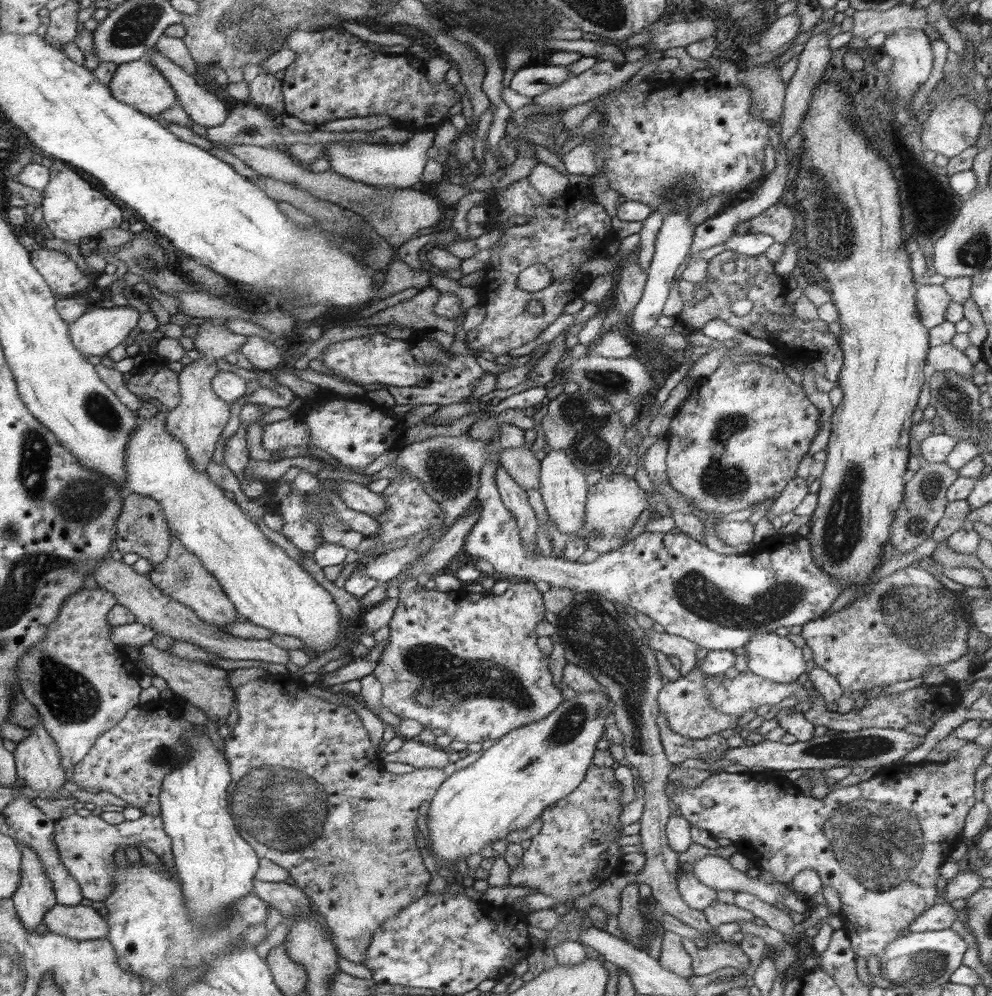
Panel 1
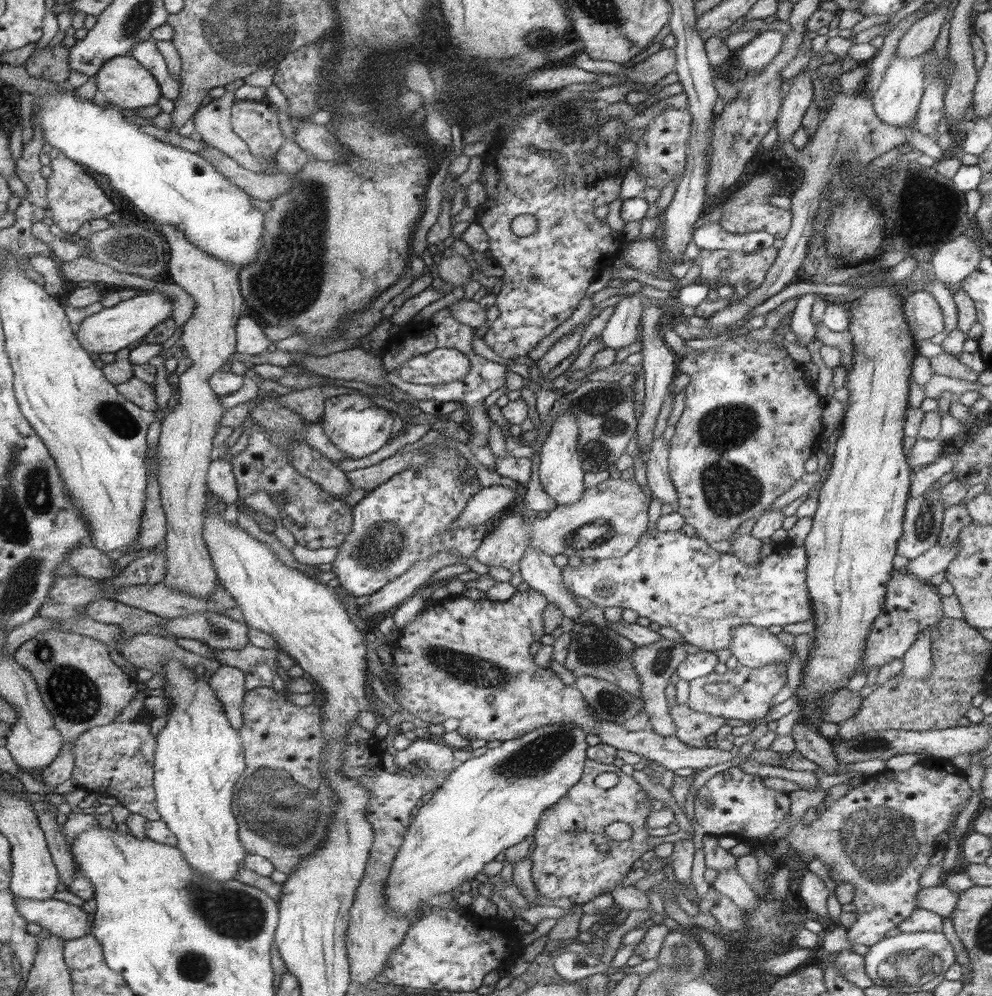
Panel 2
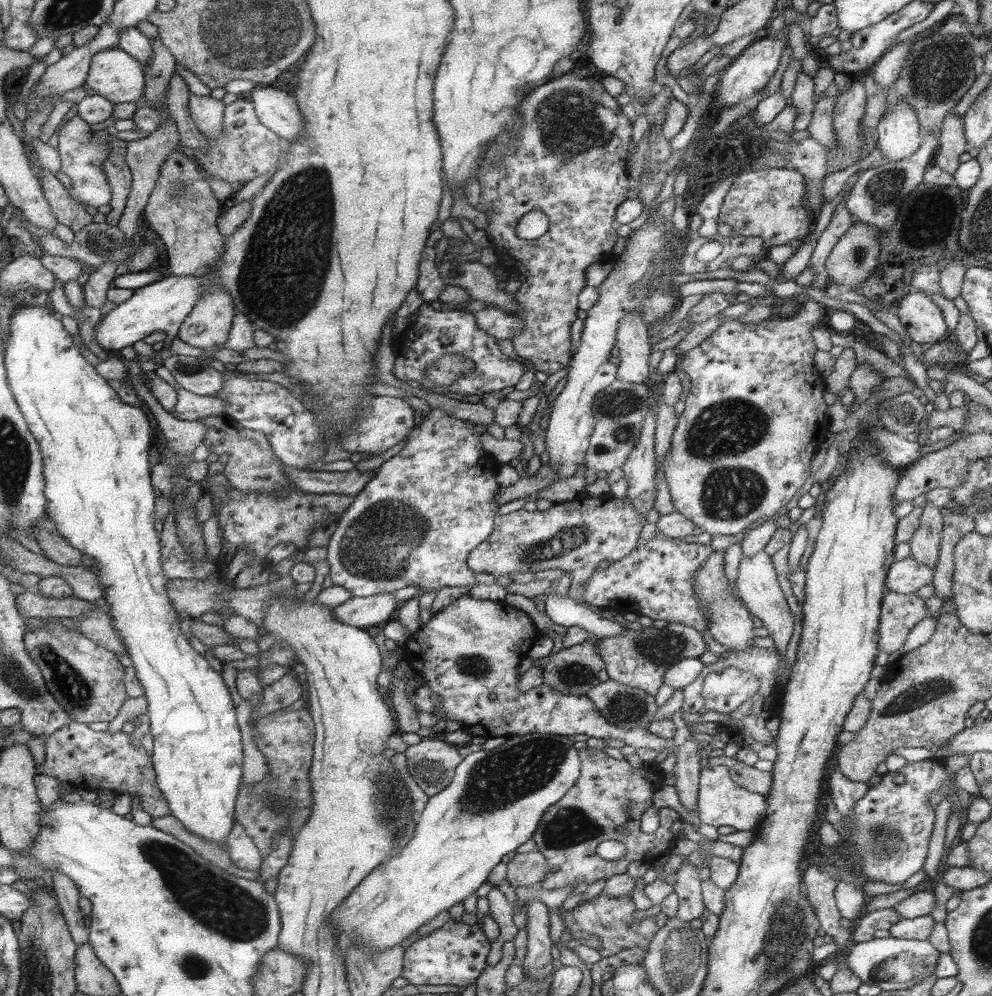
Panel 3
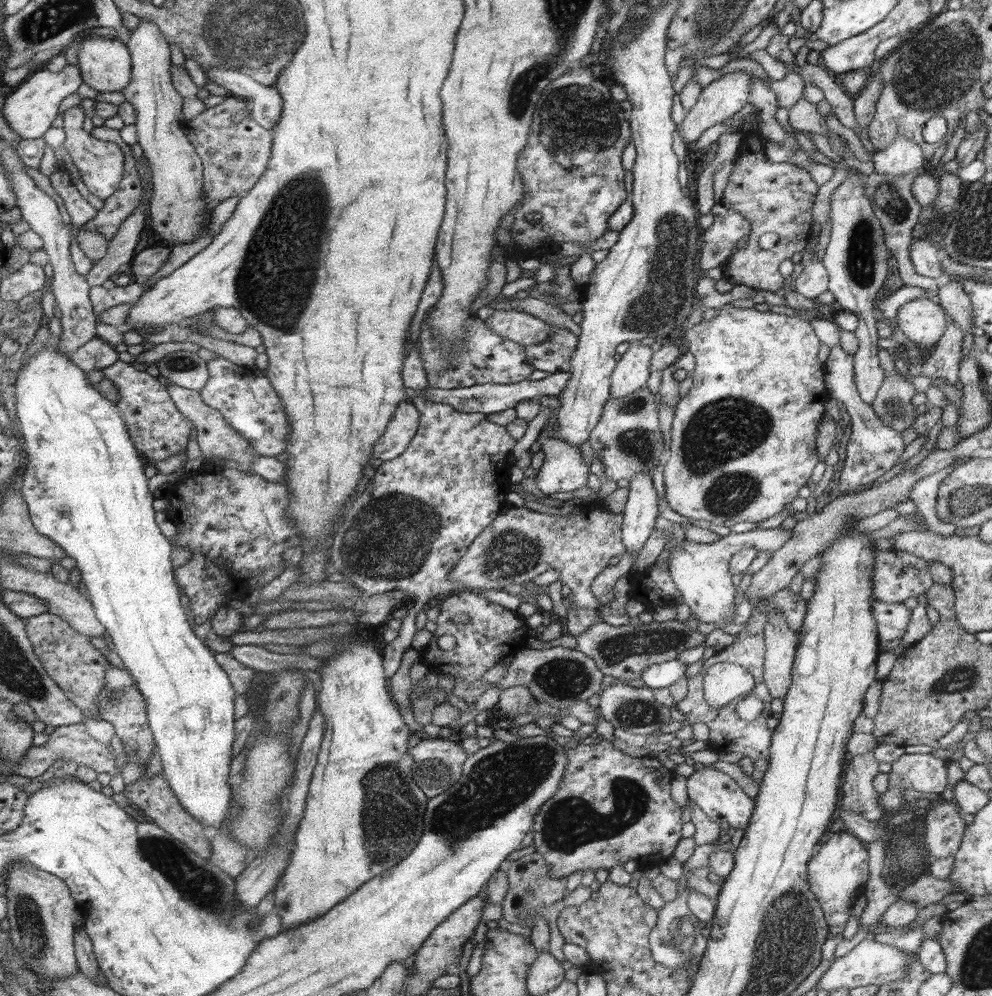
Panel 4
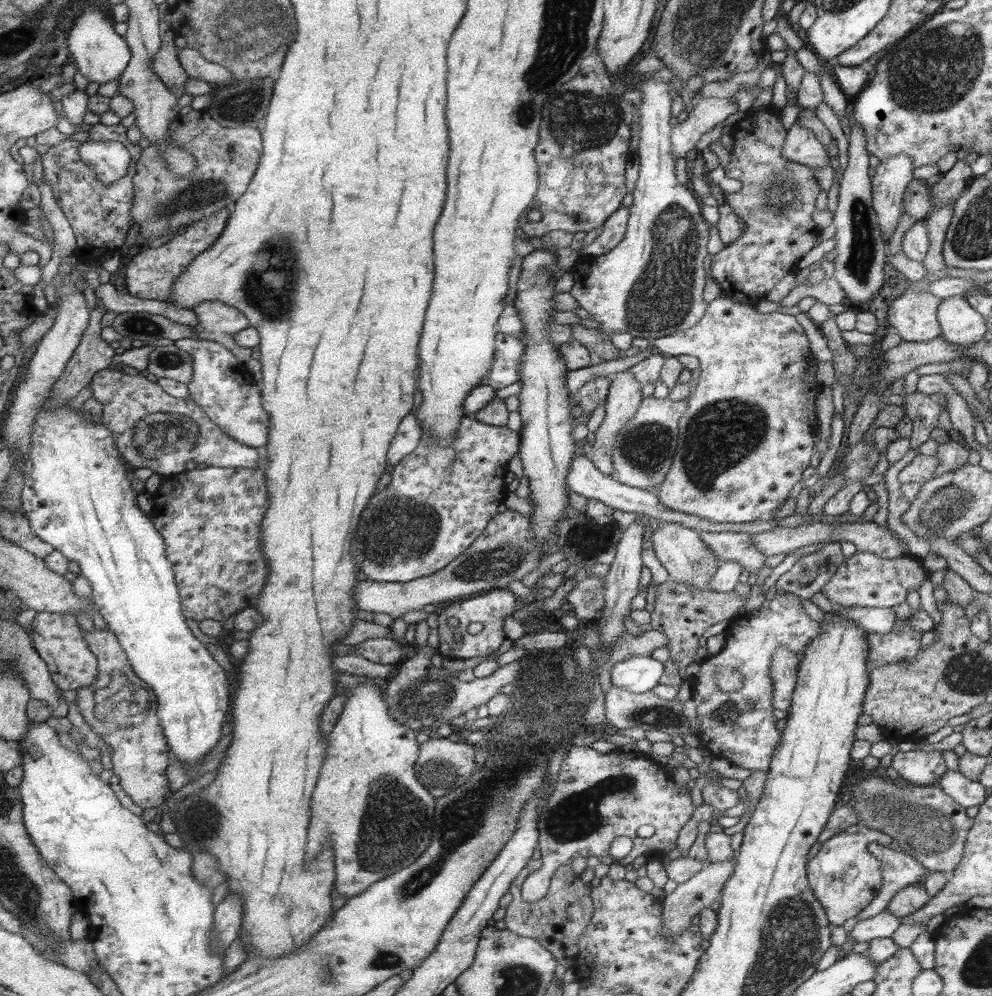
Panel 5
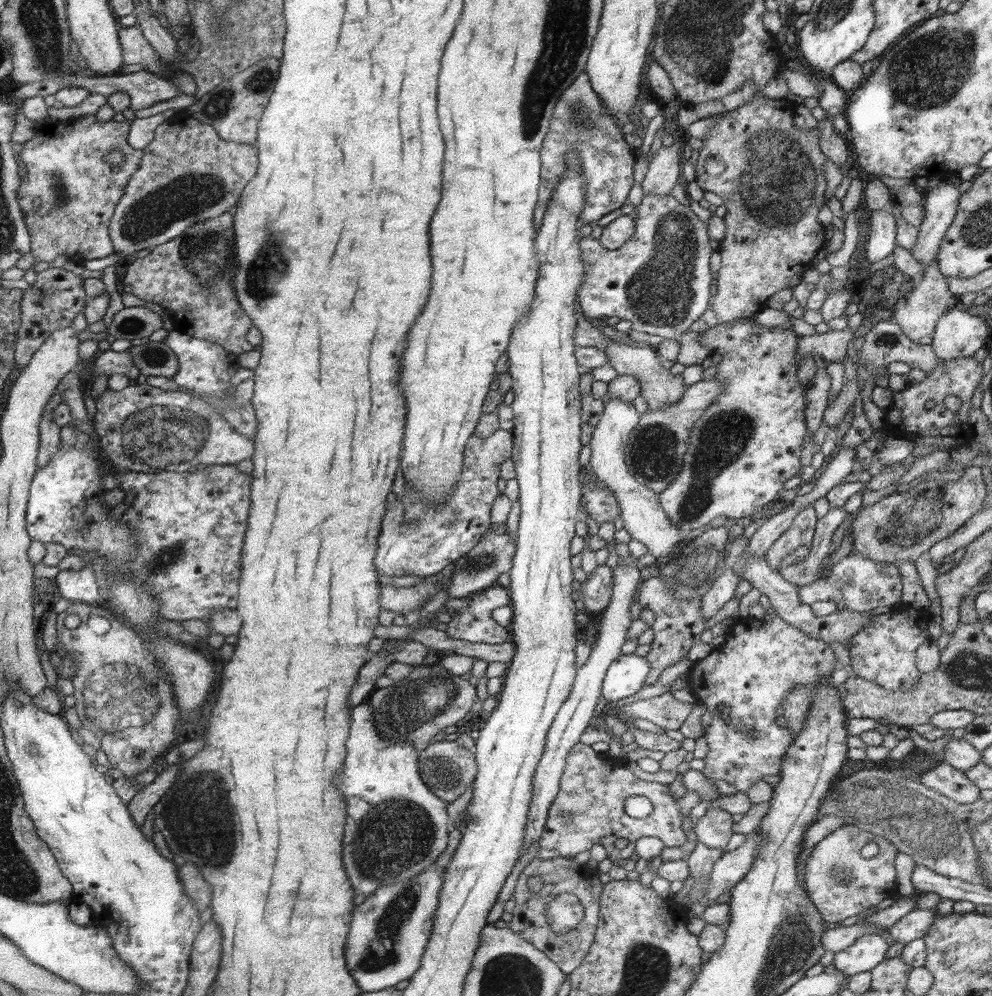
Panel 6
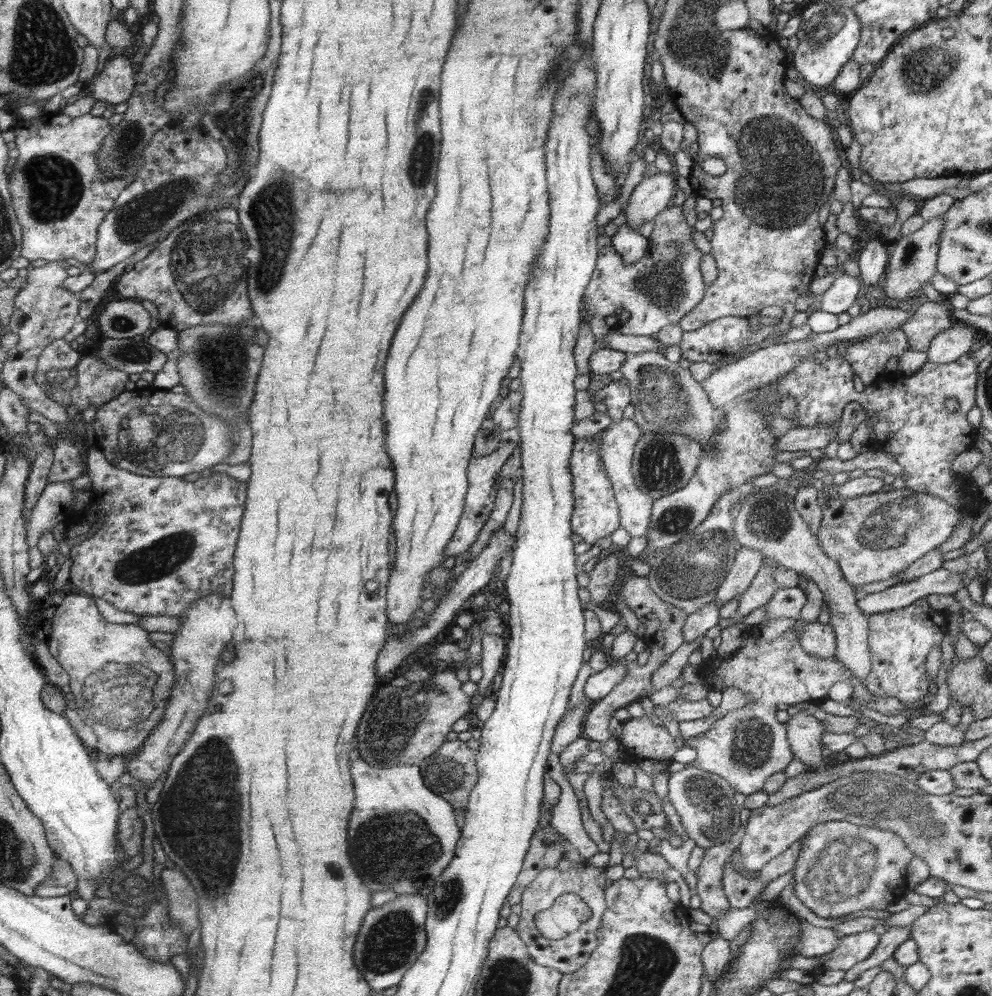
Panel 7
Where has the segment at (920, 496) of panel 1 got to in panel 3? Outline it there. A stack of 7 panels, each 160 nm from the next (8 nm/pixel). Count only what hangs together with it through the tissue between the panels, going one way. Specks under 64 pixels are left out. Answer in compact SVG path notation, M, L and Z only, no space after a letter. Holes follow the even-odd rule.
M924 506L920 524L909 540L910 552L920 564L934 569L938 562L944 516L936 506Z

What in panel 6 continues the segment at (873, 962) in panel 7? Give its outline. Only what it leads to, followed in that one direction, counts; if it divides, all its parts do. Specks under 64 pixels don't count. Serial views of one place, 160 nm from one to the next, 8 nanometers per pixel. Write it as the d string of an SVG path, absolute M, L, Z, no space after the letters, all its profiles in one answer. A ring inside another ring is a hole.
M916 908L894 923L887 932L894 942L912 942L917 938L923 937L932 926L933 918L937 908Z

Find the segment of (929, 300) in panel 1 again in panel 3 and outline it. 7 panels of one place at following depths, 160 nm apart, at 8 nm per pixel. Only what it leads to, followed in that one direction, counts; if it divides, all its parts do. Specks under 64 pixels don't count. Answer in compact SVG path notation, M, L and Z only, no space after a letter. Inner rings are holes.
M913 292L902 298L895 312L914 345L924 348L950 338L942 311L930 296L922 292Z

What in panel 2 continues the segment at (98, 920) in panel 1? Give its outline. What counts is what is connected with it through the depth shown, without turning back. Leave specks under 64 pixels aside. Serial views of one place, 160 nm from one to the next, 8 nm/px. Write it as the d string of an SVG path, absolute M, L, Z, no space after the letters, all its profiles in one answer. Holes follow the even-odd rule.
M15 897L15 907L27 922L36 922L46 933L74 940L91 934L92 925L82 907L49 898L36 900Z

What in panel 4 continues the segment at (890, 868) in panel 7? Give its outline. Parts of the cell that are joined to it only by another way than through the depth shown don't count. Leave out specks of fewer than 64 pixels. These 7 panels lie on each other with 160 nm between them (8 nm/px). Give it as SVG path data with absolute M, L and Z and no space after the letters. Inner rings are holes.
M839 831L820 848L820 852L808 862L808 878L811 890L816 894L834 935L842 933L848 922L852 897L860 894L871 878L870 854L855 835Z

